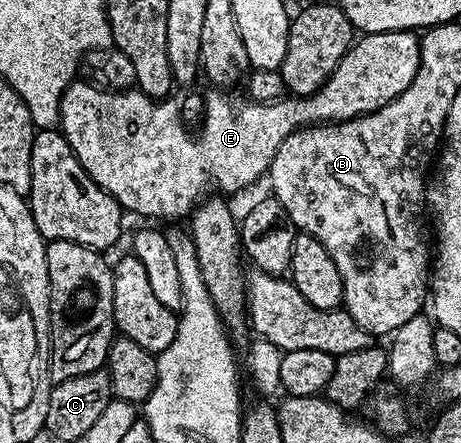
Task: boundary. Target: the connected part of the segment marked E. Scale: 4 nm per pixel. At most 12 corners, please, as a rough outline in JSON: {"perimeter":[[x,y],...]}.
{"perimeter":[[364,33],[309,97],[174,99],[78,79],[60,132],[123,210],[186,219],[307,125],[416,79],[419,34]]}

